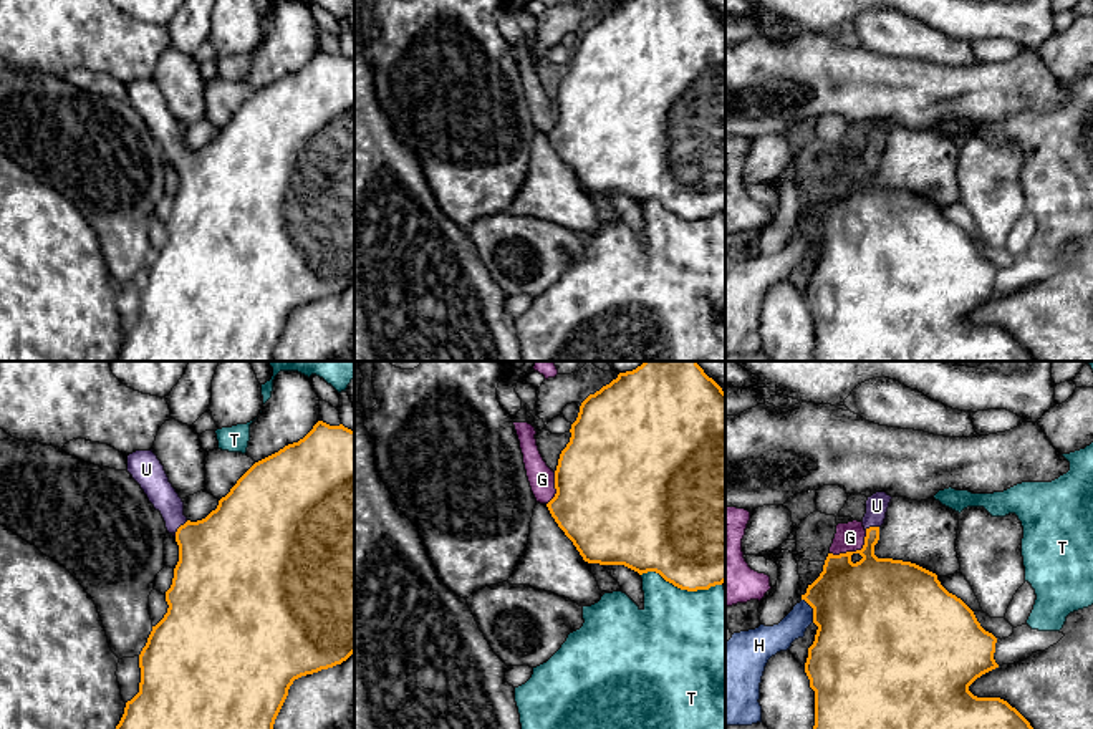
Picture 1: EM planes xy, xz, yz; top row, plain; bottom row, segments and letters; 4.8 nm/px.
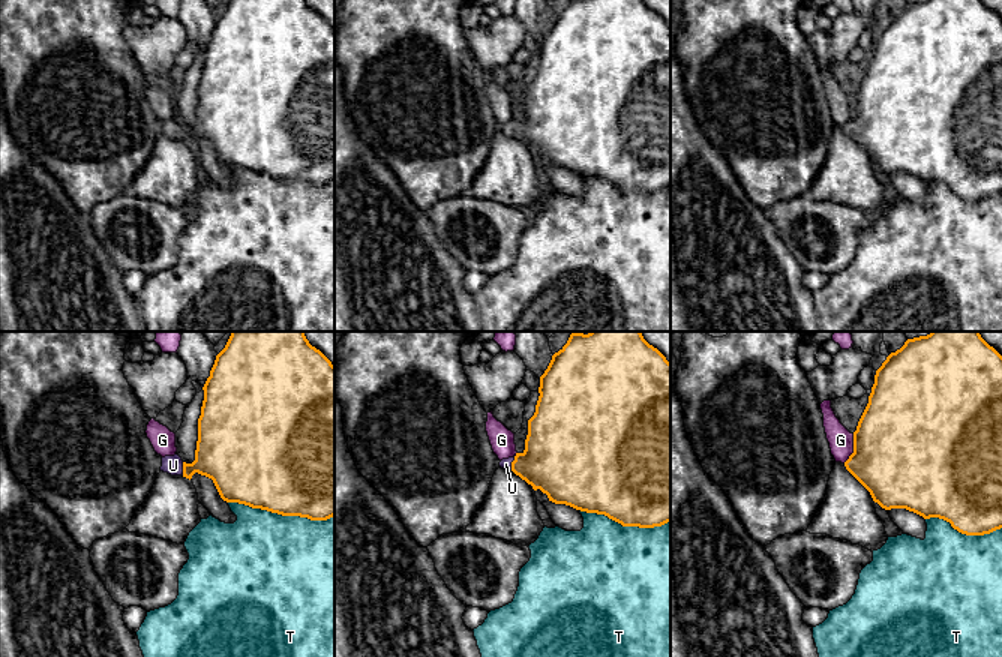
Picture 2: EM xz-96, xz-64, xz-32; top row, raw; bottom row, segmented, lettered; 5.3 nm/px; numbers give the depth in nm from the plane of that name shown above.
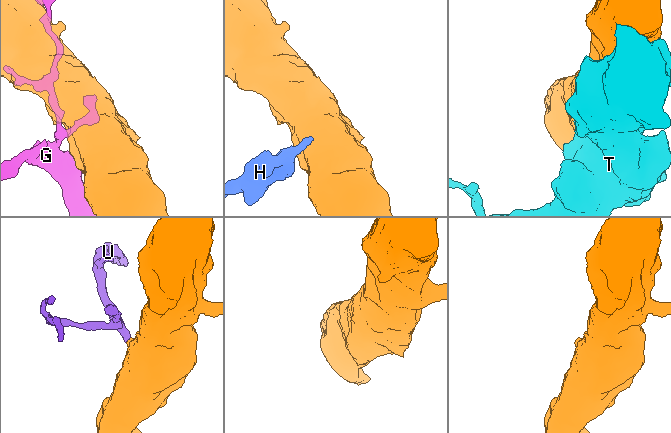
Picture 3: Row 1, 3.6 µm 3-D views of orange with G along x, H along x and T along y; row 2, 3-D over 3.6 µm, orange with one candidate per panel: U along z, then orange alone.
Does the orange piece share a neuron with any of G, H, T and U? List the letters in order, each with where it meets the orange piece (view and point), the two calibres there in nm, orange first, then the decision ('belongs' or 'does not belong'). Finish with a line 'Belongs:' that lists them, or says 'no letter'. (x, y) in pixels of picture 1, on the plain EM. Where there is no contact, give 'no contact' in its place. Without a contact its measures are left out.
G: yz (853, 181) | 400/140 nm | does not belong
H: yz (813, 239) | 480/140 nm | does not belong
T: xz (681, 217) | 480/480 nm | does not belong
U: xy (181, 154) | 420/140 nm | belongs
Belongs: U

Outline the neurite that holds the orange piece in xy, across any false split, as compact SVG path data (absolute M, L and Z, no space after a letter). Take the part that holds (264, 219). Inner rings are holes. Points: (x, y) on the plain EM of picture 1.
M318 50L298 71L255 91L219 129L217 138L197 151L190 151L184 144L184 131L152 78L129 83L128 101L141 114L154 138L161 141L167 161L176 164L179 191L174 197L172 214L166 220L167 242L152 255L139 283L139 321L126 331L114 361L273 361L275 348L295 308L341 293L354 282L354 60L343 53L330 55Z

